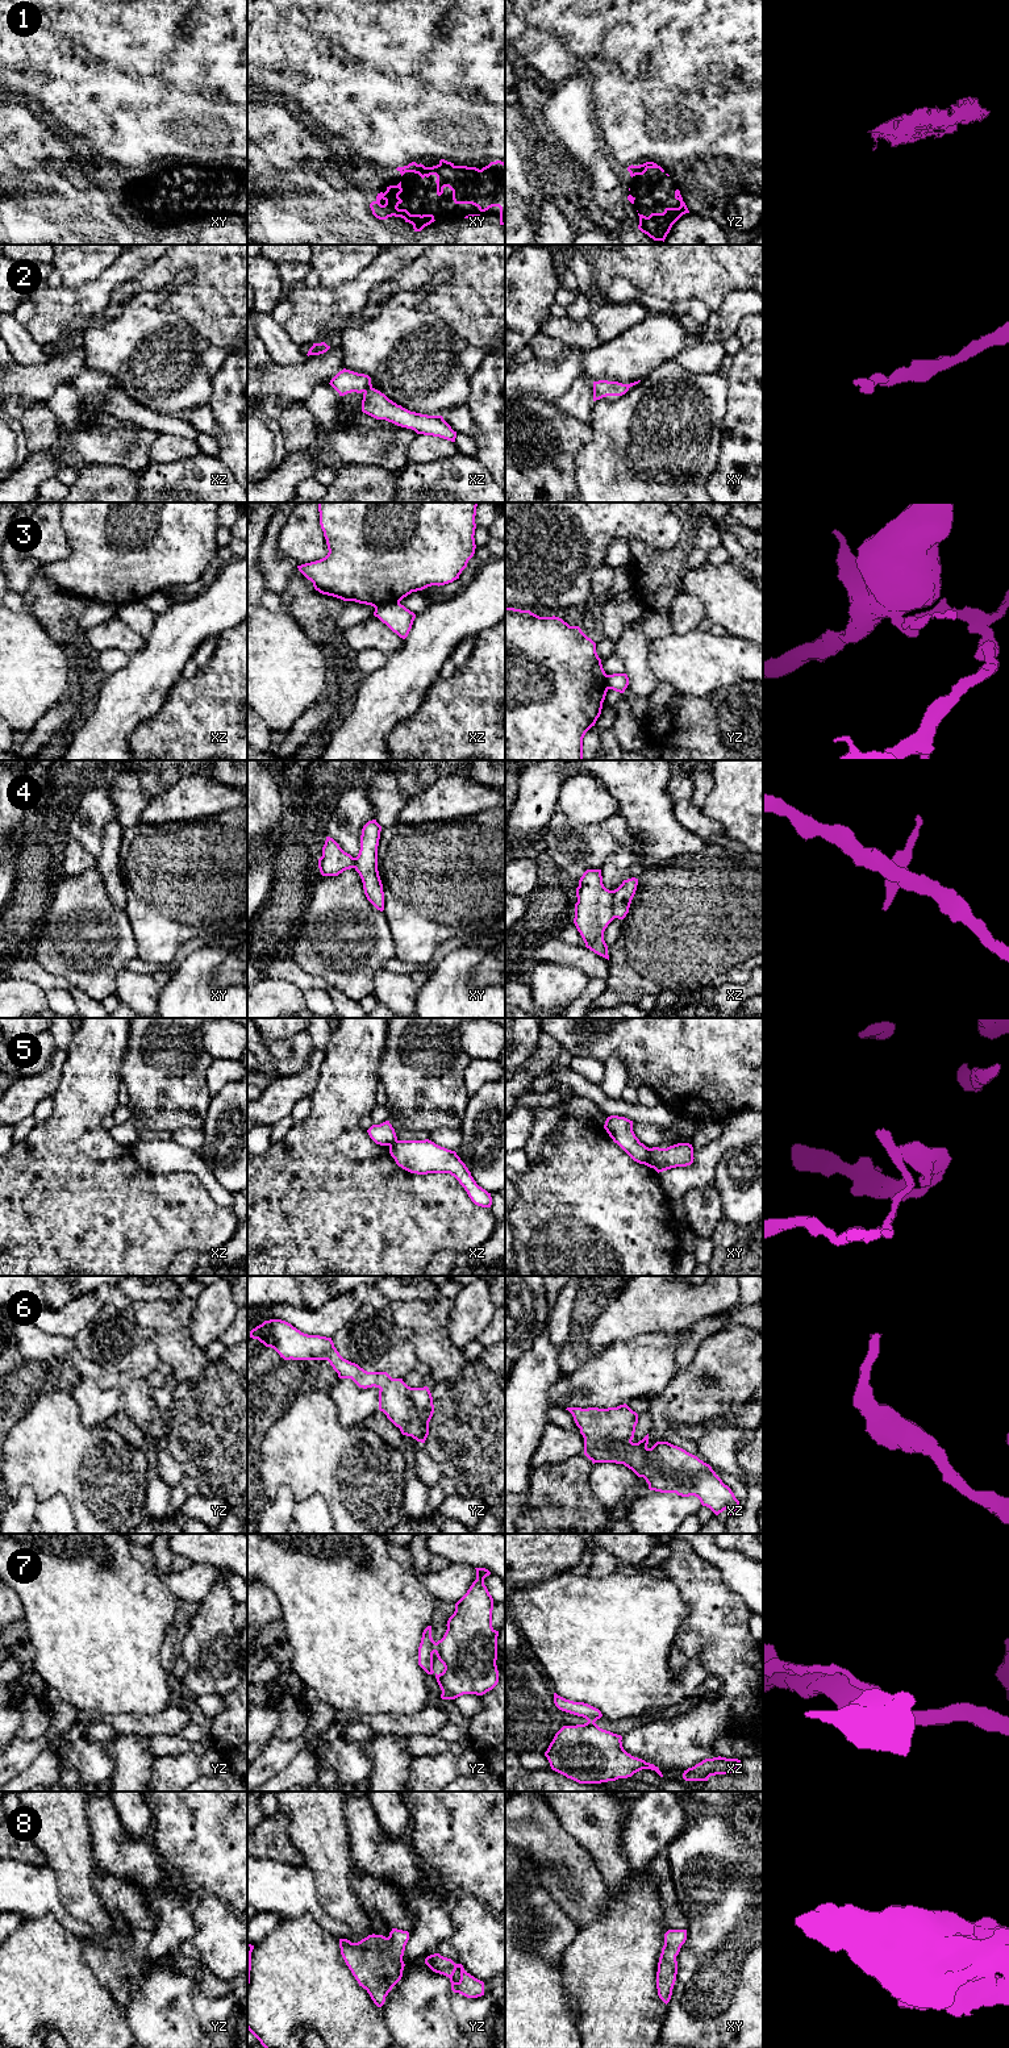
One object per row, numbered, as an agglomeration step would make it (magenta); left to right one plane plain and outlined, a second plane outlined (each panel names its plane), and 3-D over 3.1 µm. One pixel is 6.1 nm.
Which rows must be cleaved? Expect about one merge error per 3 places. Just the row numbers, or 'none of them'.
3, 4, 5, 7

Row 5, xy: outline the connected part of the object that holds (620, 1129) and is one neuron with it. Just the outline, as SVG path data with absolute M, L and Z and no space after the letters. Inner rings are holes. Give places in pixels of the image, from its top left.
M610 1115L606 1118L604 1129L613 1142L617 1143L634 1161L654 1168L650 1161L650 1148L641 1143L635 1136L633 1131L633 1121L625 1117Z

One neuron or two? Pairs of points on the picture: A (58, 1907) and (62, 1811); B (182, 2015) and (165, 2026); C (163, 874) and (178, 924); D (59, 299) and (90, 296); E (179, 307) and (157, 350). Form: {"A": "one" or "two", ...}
{"A": "two", "B": "one", "C": "one", "D": "one", "E": "two"}

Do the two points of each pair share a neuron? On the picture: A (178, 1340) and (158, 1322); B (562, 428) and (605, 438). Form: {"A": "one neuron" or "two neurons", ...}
{"A": "one neuron", "B": "two neurons"}

